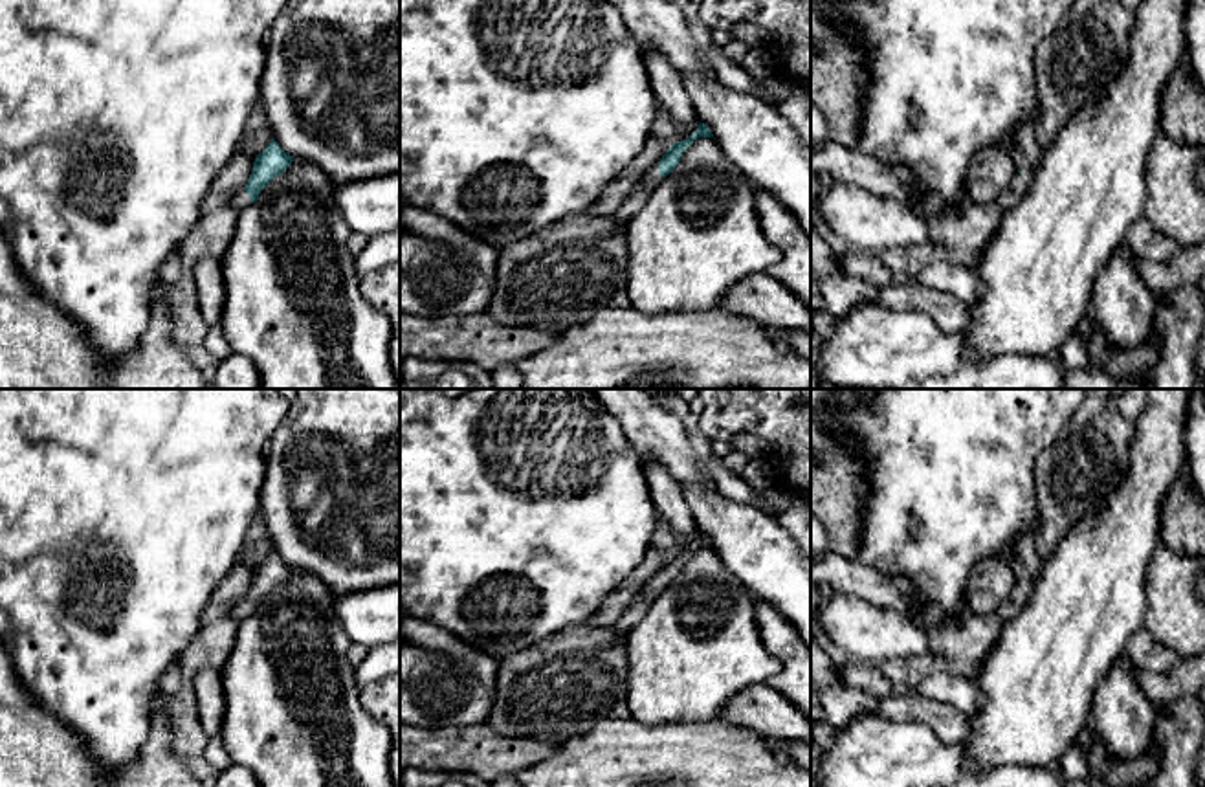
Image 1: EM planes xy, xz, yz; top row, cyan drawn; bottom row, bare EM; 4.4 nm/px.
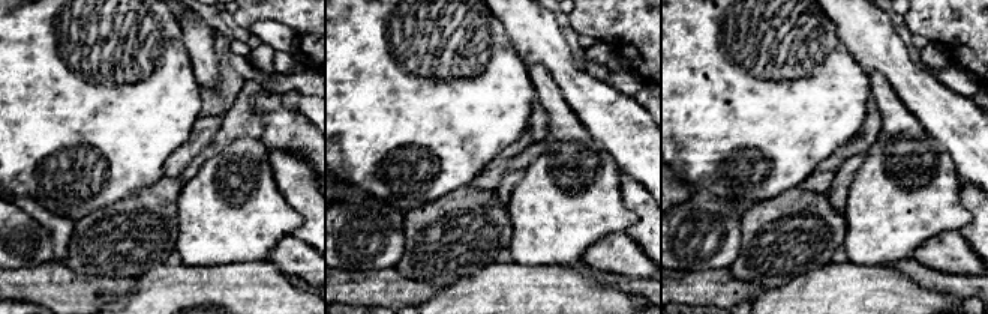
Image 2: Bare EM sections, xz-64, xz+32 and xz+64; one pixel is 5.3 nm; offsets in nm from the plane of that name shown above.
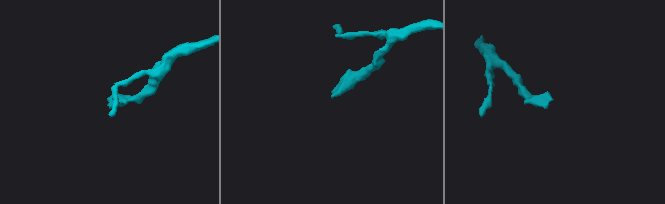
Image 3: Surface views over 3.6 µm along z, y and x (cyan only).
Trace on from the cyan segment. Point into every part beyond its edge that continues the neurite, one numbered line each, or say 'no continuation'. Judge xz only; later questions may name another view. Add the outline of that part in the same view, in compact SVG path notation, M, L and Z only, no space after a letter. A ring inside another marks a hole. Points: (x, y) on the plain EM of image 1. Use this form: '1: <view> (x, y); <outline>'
1: xz (637, 609); M658 572L649 580L649 583L635 594L633 602L622 613L622 616L613 624L616 635L625 638L627 631L635 627L649 611L651 602L664 591L658 583Z

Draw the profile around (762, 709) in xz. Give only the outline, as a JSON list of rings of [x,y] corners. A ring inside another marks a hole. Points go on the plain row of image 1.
[[[767,682],[752,684],[730,699],[719,719],[768,739],[811,741],[811,719]]]

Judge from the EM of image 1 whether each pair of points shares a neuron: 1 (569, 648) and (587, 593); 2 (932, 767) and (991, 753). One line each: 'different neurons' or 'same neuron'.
1: different neurons
2: different neurons

